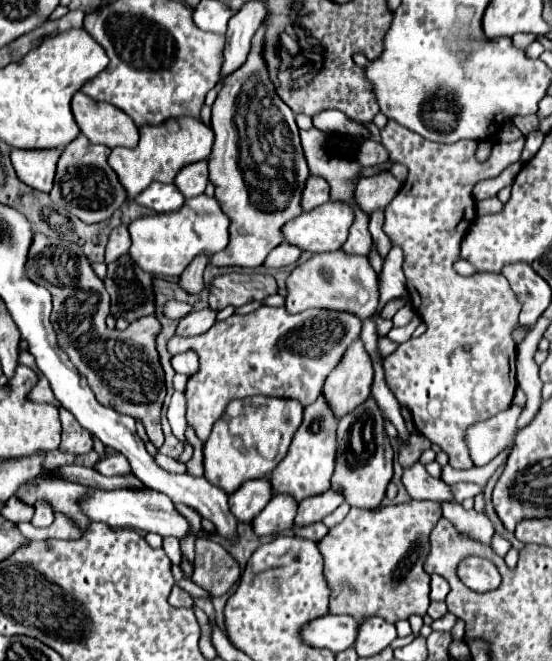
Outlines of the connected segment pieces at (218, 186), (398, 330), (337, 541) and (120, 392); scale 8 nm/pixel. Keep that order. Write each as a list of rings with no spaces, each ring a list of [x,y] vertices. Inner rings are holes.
[[[263,23],[253,35],[247,61],[221,81],[221,89],[211,109],[215,145],[207,157],[209,181],[215,185],[215,199],[231,221],[231,241],[227,249],[211,259],[217,267],[233,265],[253,269],[263,265],[271,249],[283,241],[281,227],[303,213],[301,193],[309,177],[309,167],[301,149],[293,111],[281,101],[267,73],[263,59],[265,29],[267,25]],[[263,149],[277,149],[275,159],[287,167],[279,169],[267,165]]]
[[[415,313],[413,319],[411,319],[405,327],[393,327],[393,329],[389,331],[389,339],[395,341],[395,343],[405,343],[407,339],[411,339],[411,333],[415,331],[415,327],[417,327],[419,323],[421,323],[421,319],[419,319],[419,315]]]
[[[407,501],[387,505],[381,511],[351,507],[349,515],[329,529],[317,543],[323,553],[323,575],[331,587],[331,613],[345,613],[359,623],[367,615],[379,615],[389,623],[409,615],[425,615],[429,607],[429,575],[423,571],[429,533],[441,517],[441,505],[433,501]]]
[[[41,233],[35,235],[27,259],[27,275],[31,275],[31,281],[41,283],[51,291],[51,323],[57,333],[57,343],[67,353],[77,371],[87,379],[97,401],[115,409],[117,413],[139,419],[151,443],[159,449],[163,445],[159,415],[165,399],[163,369],[155,351],[155,337],[161,329],[159,321],[153,315],[147,315],[131,321],[125,331],[109,331],[105,325],[111,305],[109,293],[77,243]]]

